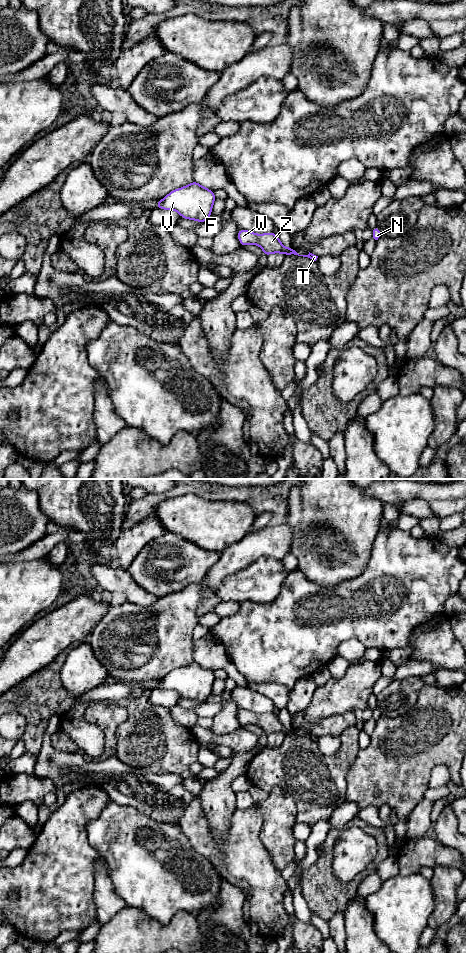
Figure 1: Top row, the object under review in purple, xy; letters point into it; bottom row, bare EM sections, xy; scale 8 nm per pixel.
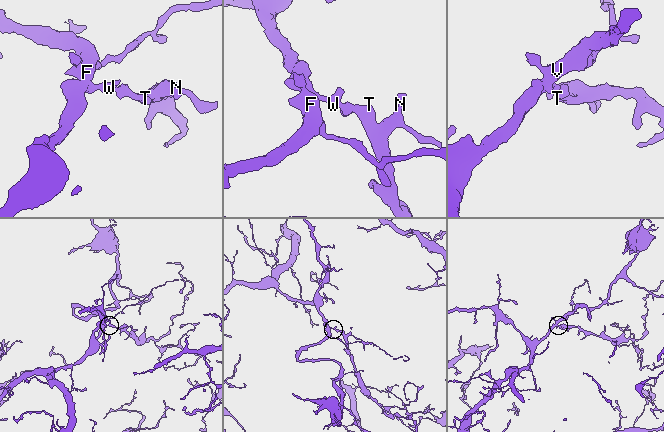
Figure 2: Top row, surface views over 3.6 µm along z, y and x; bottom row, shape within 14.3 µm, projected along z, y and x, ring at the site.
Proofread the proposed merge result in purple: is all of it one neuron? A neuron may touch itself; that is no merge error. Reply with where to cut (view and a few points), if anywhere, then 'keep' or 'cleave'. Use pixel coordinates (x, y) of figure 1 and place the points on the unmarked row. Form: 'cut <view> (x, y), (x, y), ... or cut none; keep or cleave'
cut none; keep

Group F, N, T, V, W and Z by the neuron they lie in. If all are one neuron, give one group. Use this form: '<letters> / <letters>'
F N T V W Z

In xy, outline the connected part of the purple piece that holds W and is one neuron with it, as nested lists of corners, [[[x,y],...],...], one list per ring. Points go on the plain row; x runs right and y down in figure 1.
[[[240,709],[240,710],[238,711],[238,713],[237,713],[237,717],[238,717],[238,719],[239,719],[240,724],[241,724],[242,727],[244,727],[244,726],[246,726],[246,725],[248,725],[248,724],[257,724],[259,727],[261,727],[261,728],[263,729],[263,731],[264,731],[264,736],[265,736],[265,737],[267,737],[267,736],[268,736],[269,734],[271,734],[271,733],[283,733],[284,735],[293,735],[293,734],[294,734],[294,735],[298,735],[298,736],[308,737],[308,738],[310,738],[310,739],[312,739],[312,740],[314,740],[314,741],[316,741],[317,738],[318,738],[318,736],[316,736],[316,735],[314,735],[314,734],[312,734],[312,733],[310,733],[310,732],[309,732],[308,735],[299,735],[299,734],[294,730],[294,727],[291,727],[291,728],[286,728],[286,727],[284,727],[284,726],[282,725],[281,721],[279,720],[278,716],[277,716],[274,712],[270,712],[270,713],[265,713],[265,714],[260,714],[260,715],[258,715],[258,714],[256,714],[256,713],[247,711],[247,710],[245,710],[245,709]]]

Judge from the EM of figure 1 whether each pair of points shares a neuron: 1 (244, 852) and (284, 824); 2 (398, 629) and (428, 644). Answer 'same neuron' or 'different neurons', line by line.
1: different neurons
2: different neurons

